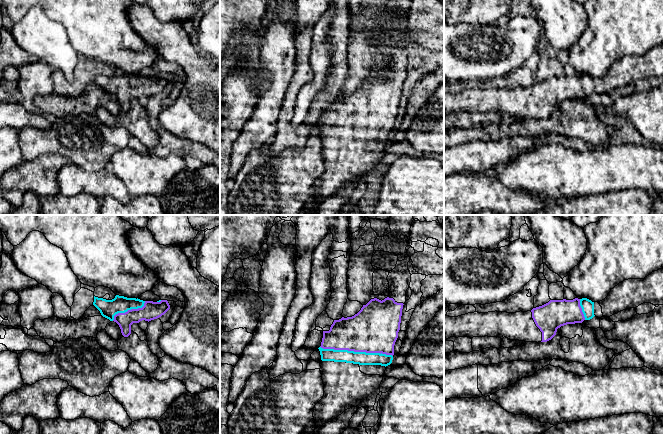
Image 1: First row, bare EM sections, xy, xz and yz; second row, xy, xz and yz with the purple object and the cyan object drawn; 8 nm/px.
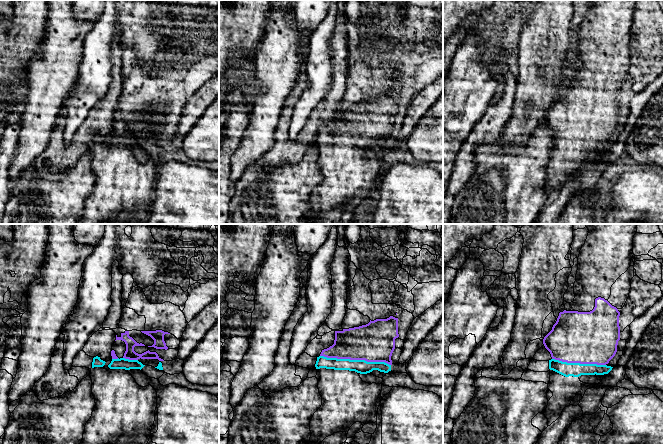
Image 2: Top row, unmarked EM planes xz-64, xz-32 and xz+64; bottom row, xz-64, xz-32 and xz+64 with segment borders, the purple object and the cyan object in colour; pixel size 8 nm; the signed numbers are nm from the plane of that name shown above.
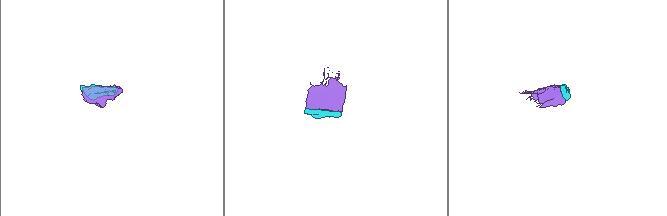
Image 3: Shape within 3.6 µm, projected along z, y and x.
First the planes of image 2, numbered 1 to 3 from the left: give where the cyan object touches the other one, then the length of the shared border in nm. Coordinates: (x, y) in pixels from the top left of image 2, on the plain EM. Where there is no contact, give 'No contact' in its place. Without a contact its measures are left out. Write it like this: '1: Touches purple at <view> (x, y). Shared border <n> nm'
1: Touches purple at xz-64 (130, 135). Shared border 120 nm
2: Touches purple at xz-32 (355, 135). Shared border 550 nm
3: Touches purple at xz+64 (579, 138). Shared border 440 nm

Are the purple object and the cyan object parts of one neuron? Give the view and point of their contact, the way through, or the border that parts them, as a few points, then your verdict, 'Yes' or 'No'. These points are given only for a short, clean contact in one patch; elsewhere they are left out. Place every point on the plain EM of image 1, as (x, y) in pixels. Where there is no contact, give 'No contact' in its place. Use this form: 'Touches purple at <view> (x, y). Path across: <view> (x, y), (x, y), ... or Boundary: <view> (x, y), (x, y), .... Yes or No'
Touches purple at xz (356, 127). Yes

